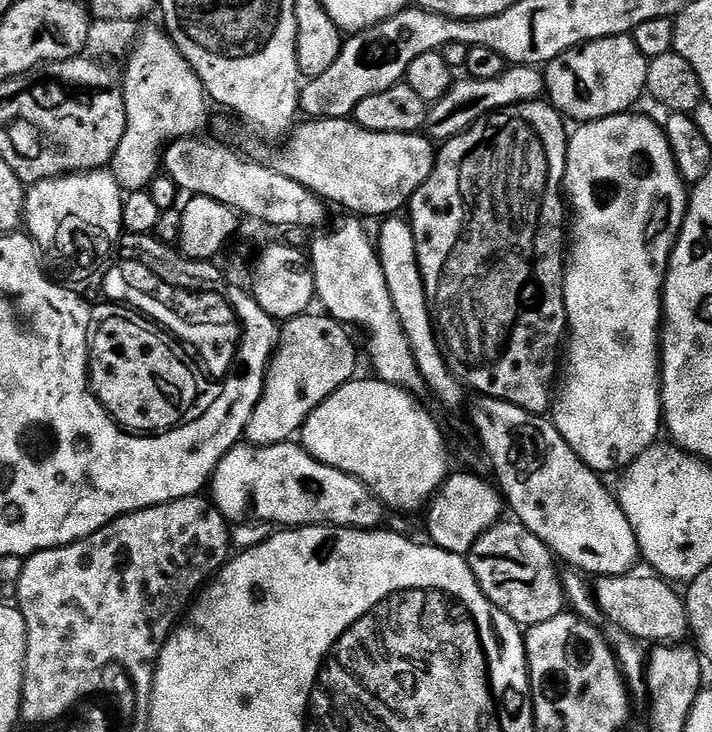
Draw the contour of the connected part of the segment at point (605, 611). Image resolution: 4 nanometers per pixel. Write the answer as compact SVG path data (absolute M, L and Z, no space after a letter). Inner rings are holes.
M655 575L602 576L595 581L596 604L604 618L608 618L619 631L627 632L633 640L656 640L652 642L680 642L689 635L688 605L685 597L675 592L669 581Z

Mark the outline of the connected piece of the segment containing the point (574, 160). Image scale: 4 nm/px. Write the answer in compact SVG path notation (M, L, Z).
M621 114L618 116L607 116L604 120L589 120L581 123L577 132L571 133L568 142L568 161L566 162L566 170L564 171L564 188L566 189L567 199L570 201L570 208L576 211L576 225L570 228L570 247L566 252L566 267L564 269L564 301L566 302L566 314L568 315L568 327L566 336L566 360L568 356L568 365L563 365L562 383L559 385L558 391L554 396L554 403L550 409L550 419L555 424L558 434L562 434L562 438L570 446L570 450L574 450L574 454L578 454L578 458L586 467L591 468L597 474L605 474L604 472L616 472L628 467L629 464L642 455L648 448L651 448L656 436L662 432L662 385L660 382L660 365L662 363L662 293L664 290L664 277L668 275L668 259L672 257L672 247L676 244L676 240L680 237L680 228L684 225L684 213L688 211L689 189L680 178L680 172L676 168L676 163L672 157L672 151L668 145L668 138L664 135L663 127L659 123L655 124L648 116L632 116L633 114Z

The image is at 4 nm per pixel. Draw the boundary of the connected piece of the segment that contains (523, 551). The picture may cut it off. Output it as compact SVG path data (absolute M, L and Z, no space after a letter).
M501 522L481 533L478 540L474 542L474 546L467 552L466 559L489 602L498 610L505 612L515 624L531 626L550 622L561 615L566 608L564 585L561 573L559 571L556 573L557 561L554 559L554 553L525 524L511 523Z

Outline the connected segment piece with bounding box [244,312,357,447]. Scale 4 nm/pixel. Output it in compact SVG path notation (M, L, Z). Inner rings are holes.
M305 313L287 321L280 330L278 346L273 354L265 376L263 394L247 424L245 441L256 447L285 443L295 437L303 427L305 418L330 394L355 377L356 348L347 327L327 314Z

